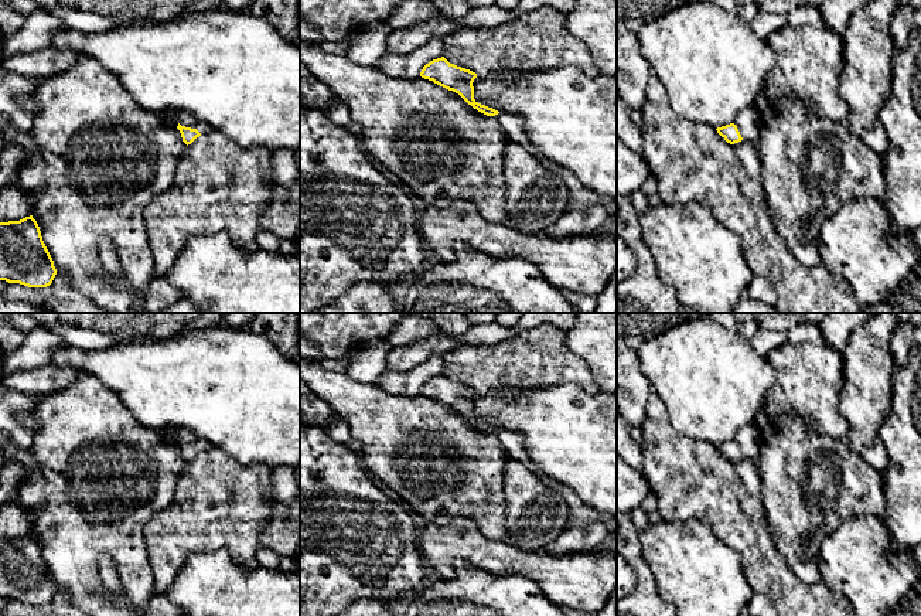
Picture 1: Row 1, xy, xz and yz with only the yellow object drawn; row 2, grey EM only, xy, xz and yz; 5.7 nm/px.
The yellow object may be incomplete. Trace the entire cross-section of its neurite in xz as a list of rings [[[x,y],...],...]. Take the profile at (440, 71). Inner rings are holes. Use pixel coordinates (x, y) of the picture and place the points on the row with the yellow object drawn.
[[[441,57],[426,64],[420,72],[420,76],[458,93],[468,105],[471,105],[478,112],[487,116],[495,116],[509,142],[515,142],[526,147],[550,171],[555,171],[559,177],[563,178],[569,188],[569,210],[583,211],[594,205],[604,205],[610,218],[617,217],[617,201],[606,198],[604,195],[597,194],[594,190],[583,186],[573,173],[562,166],[546,160],[540,154],[540,152],[525,133],[525,125],[519,116],[499,113],[498,110],[481,105],[474,99],[473,82],[477,78],[475,72],[450,64],[444,57]]]

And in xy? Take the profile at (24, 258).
[[[33,215],[0,222],[0,280],[47,287],[55,275],[54,261]]]

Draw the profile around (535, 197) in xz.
[[[505,146],[502,166],[505,203],[511,227],[522,234],[542,234],[569,210],[569,188],[526,147]]]

